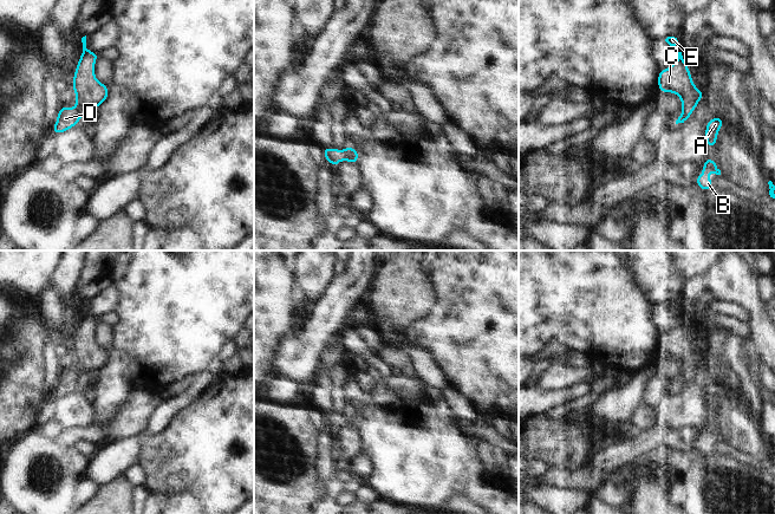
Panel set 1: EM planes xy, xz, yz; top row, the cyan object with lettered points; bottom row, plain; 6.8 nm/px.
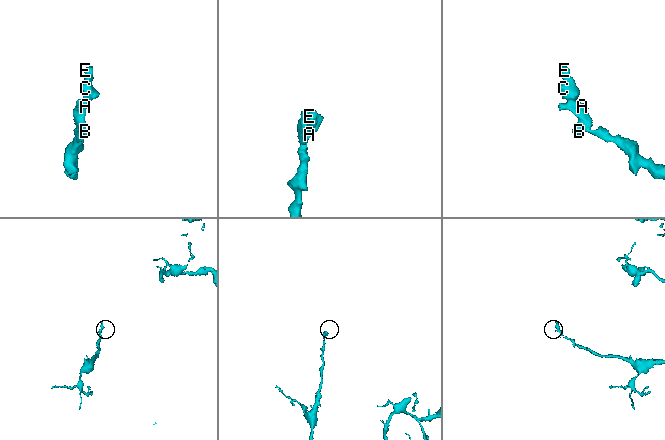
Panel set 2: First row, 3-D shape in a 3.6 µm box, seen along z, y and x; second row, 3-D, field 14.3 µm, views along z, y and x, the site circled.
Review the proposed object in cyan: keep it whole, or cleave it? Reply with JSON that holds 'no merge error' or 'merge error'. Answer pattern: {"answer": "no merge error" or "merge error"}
{"answer": "no merge error"}

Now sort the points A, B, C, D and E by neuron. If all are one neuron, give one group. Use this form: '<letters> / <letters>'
A B C D E

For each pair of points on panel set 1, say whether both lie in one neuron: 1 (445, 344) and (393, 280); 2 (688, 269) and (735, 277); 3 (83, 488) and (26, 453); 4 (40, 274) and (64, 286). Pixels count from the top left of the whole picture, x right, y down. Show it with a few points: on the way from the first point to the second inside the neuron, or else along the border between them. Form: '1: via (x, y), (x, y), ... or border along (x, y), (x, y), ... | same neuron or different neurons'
1: border along (434, 290), (434, 304), (430, 310), (401, 332) | different neurons
2: border along (716, 262), (703, 273), (691, 277), (685, 282) | different neurons
3: border along (84, 476), (77, 485), (76, 501) | different neurons
4: border along (58, 262), (49, 285) | different neurons

